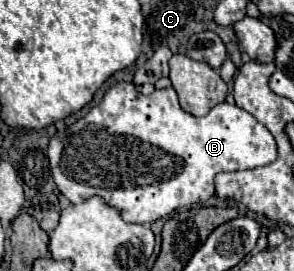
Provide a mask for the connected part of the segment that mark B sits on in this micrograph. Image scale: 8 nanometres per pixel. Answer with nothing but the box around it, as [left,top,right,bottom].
[48,83,276,223]

